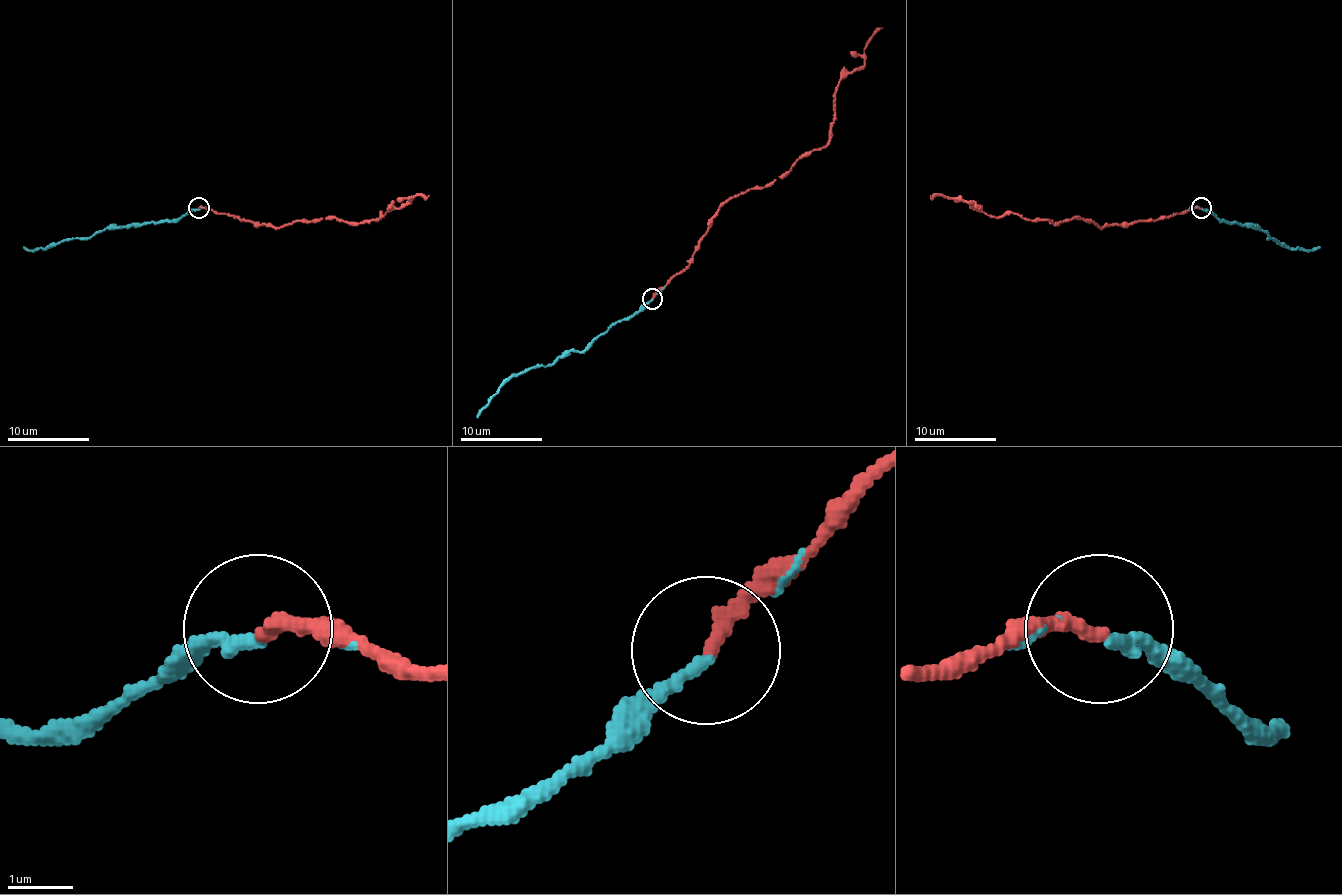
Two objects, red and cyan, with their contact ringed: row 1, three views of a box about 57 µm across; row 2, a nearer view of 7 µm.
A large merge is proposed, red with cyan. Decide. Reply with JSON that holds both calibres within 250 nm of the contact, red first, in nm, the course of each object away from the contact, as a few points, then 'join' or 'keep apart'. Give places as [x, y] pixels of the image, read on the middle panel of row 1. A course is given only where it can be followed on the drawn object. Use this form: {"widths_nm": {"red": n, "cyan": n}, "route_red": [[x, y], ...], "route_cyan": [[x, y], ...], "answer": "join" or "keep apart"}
{"widths_nm": {"red": 240, "cyan": 140}, "route_red": [[651, 299], [688, 264], [725, 203], [770, 186], [823, 147], [836, 86], [864, 63], [866, 41], [883, 28]], "route_cyan": [[651, 299], [612, 323], [584, 350], [565, 350], [551, 364], [531, 366], [514, 375], [477, 418]], "answer": "join"}

